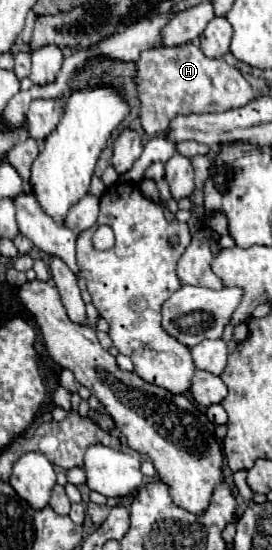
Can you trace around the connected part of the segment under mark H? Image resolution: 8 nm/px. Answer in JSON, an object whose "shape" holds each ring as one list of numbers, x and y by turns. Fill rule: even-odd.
{"shape":[[193,43,177,47,153,47,151,51,143,51,135,65,135,85,141,103,139,119,149,137,167,133,171,117,179,113,229,111,247,105,255,97,253,87,245,81,237,67,225,63,225,59,205,57,203,51]]}

